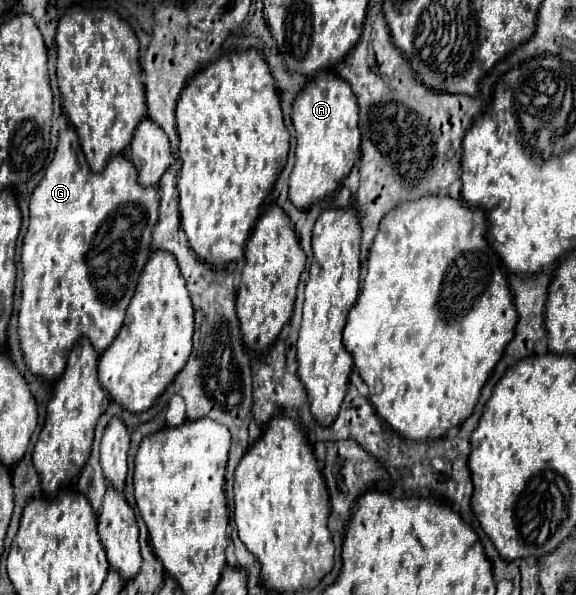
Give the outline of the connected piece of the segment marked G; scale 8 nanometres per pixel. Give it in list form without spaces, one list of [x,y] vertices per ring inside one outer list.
[[[68,129],[66,133],[60,135],[54,159],[48,165],[44,179],[40,181],[40,185],[32,193],[32,199],[30,199],[30,225],[28,225],[28,233],[24,235],[24,247],[22,247],[24,277],[22,277],[22,303],[20,303],[20,317],[18,317],[18,323],[20,323],[18,325],[18,335],[20,335],[20,349],[22,349],[22,355],[24,355],[24,361],[26,361],[28,369],[36,377],[42,377],[48,383],[54,383],[54,381],[58,381],[62,377],[66,361],[68,361],[68,353],[70,353],[72,345],[80,337],[90,339],[90,343],[94,345],[96,353],[102,353],[102,351],[106,351],[112,345],[112,341],[116,339],[116,335],[120,333],[120,329],[124,325],[124,315],[126,315],[128,303],[130,303],[130,299],[132,299],[132,295],[136,291],[138,277],[140,277],[140,273],[142,273],[142,269],[144,269],[144,265],[148,261],[148,255],[150,255],[152,227],[154,227],[154,223],[158,219],[158,191],[154,187],[150,187],[150,189],[148,187],[138,187],[136,175],[138,173],[134,171],[132,163],[124,155],[112,157],[108,161],[108,167],[102,173],[94,173],[92,169],[88,169],[88,165],[84,161],[84,155],[80,151],[80,145],[78,145],[76,131]]]

